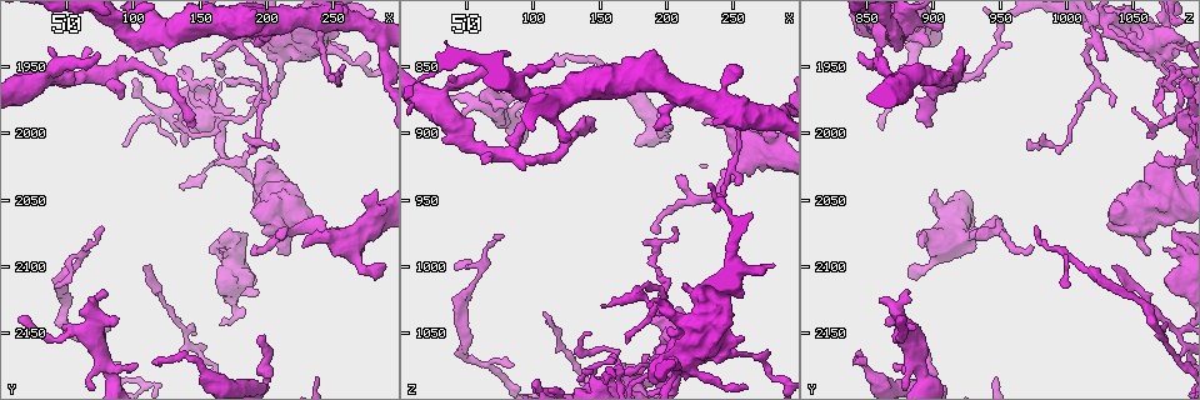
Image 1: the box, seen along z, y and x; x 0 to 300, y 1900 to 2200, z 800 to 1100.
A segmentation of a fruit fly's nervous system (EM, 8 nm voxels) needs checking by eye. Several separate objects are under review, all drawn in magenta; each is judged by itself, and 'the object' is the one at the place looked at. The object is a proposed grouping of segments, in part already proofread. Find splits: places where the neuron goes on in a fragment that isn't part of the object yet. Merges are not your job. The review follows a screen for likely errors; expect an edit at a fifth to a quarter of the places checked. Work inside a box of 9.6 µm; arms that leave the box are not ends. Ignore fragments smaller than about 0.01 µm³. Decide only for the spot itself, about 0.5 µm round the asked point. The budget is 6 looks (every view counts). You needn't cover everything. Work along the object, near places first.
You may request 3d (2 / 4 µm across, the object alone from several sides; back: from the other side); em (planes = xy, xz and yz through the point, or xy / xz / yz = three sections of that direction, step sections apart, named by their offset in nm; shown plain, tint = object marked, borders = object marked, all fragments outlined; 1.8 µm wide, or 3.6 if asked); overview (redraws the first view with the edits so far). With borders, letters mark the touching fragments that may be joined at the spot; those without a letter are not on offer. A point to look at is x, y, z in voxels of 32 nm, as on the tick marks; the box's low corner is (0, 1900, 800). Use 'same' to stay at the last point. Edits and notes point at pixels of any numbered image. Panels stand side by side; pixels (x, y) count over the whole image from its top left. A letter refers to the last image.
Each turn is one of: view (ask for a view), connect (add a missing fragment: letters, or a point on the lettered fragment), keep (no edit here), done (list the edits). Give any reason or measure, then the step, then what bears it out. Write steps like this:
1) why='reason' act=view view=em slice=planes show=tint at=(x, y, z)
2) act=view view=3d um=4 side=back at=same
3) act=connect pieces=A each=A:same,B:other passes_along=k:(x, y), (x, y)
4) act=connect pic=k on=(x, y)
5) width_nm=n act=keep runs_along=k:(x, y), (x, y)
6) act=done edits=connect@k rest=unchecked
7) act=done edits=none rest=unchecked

why='an open end' act=view view=em slice=planes show=tint at=(166, 2086, 1072)

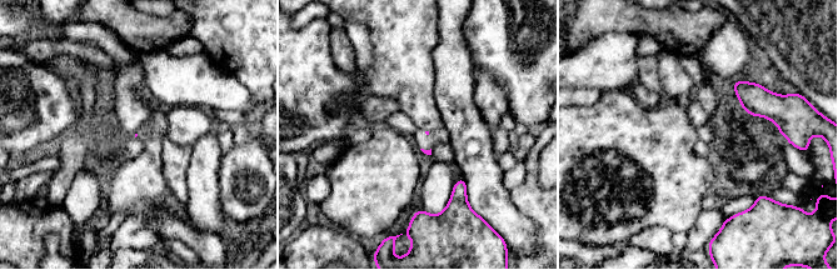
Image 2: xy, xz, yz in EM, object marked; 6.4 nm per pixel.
why='what lies round it' act=view view=em slice=planes show=borders at=same

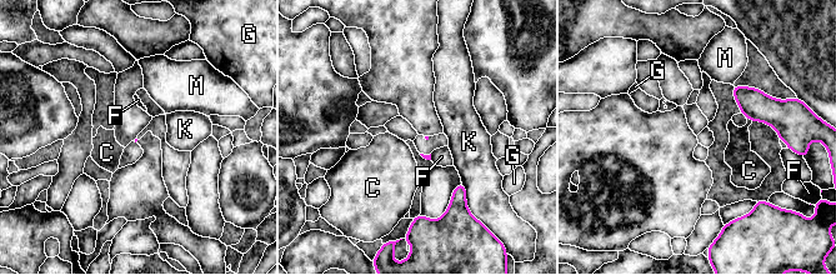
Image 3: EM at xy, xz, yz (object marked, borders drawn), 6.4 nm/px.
act=keep each=C:other,F:other,G:other,K:other,M:other border=3:(746, 116), (751, 121) found='none of them fits'

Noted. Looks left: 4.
why='thin end' act=view view=3d um=2 at=(150, 1946, 1030)

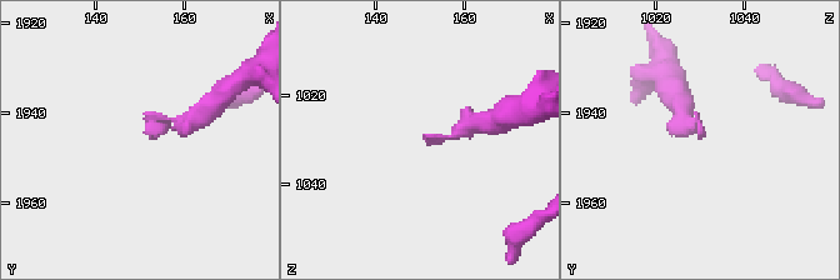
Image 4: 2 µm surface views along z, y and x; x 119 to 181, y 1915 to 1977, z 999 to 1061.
act=view view=em slice=planes show=plain at=(151, 1944, 1030)

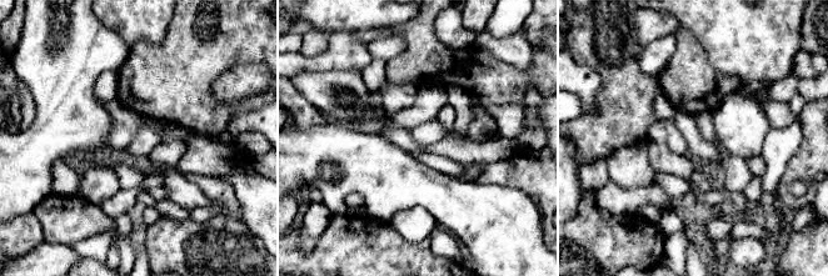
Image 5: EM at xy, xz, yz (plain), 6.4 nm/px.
why='what lies round it' act=view view=em slice=planes show=borders at=same

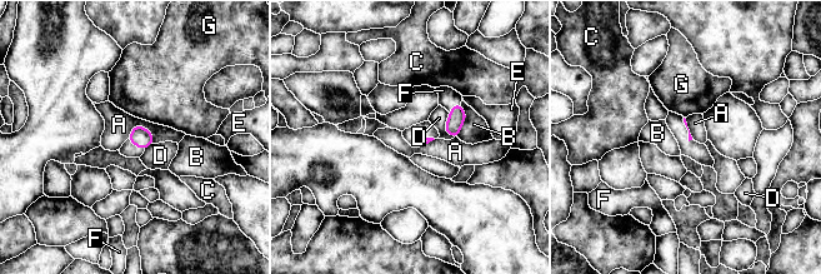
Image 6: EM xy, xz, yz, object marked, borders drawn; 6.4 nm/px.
act=connect pieces=F each=A:other,B:other,C:other,D:other,E:other,F:same,G:other passes_along=6:(456, 116), (454, 106), (447, 96) found='the neuron continues'

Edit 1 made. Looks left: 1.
act=done edits=connect@6 rest=unchecked

